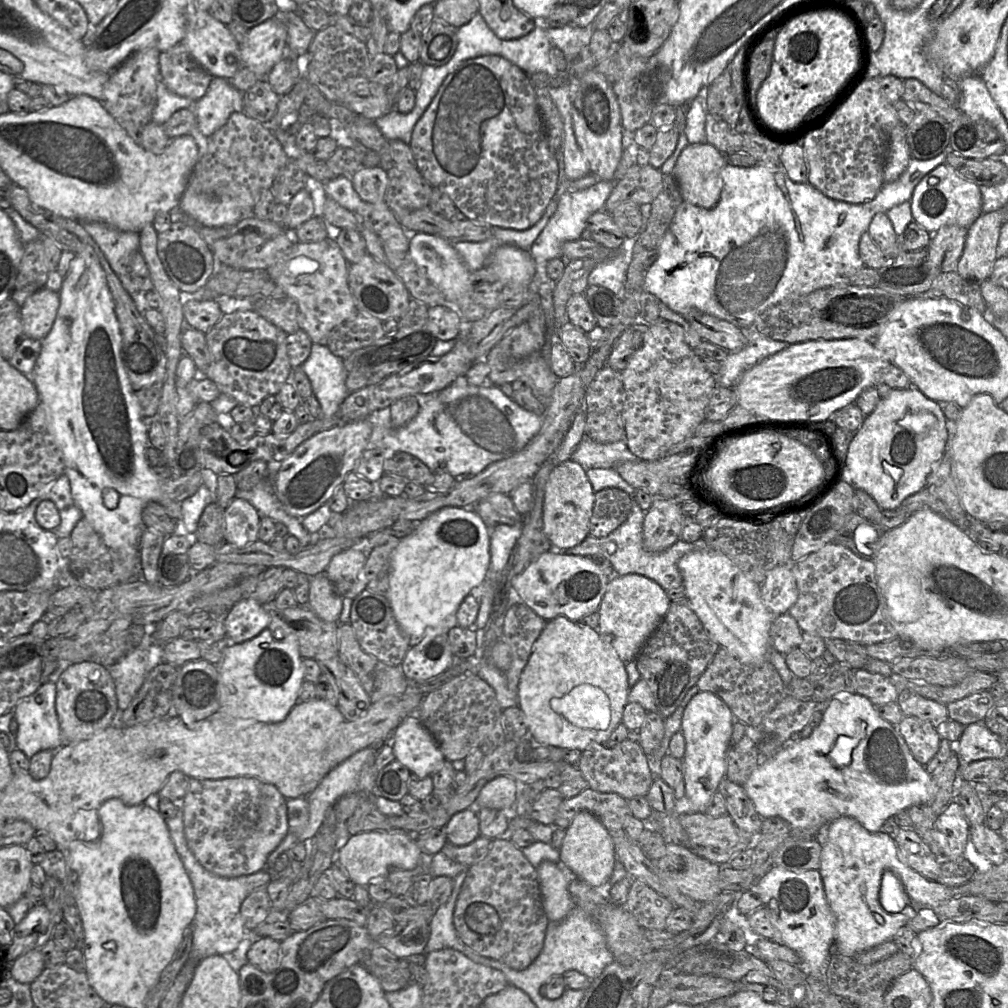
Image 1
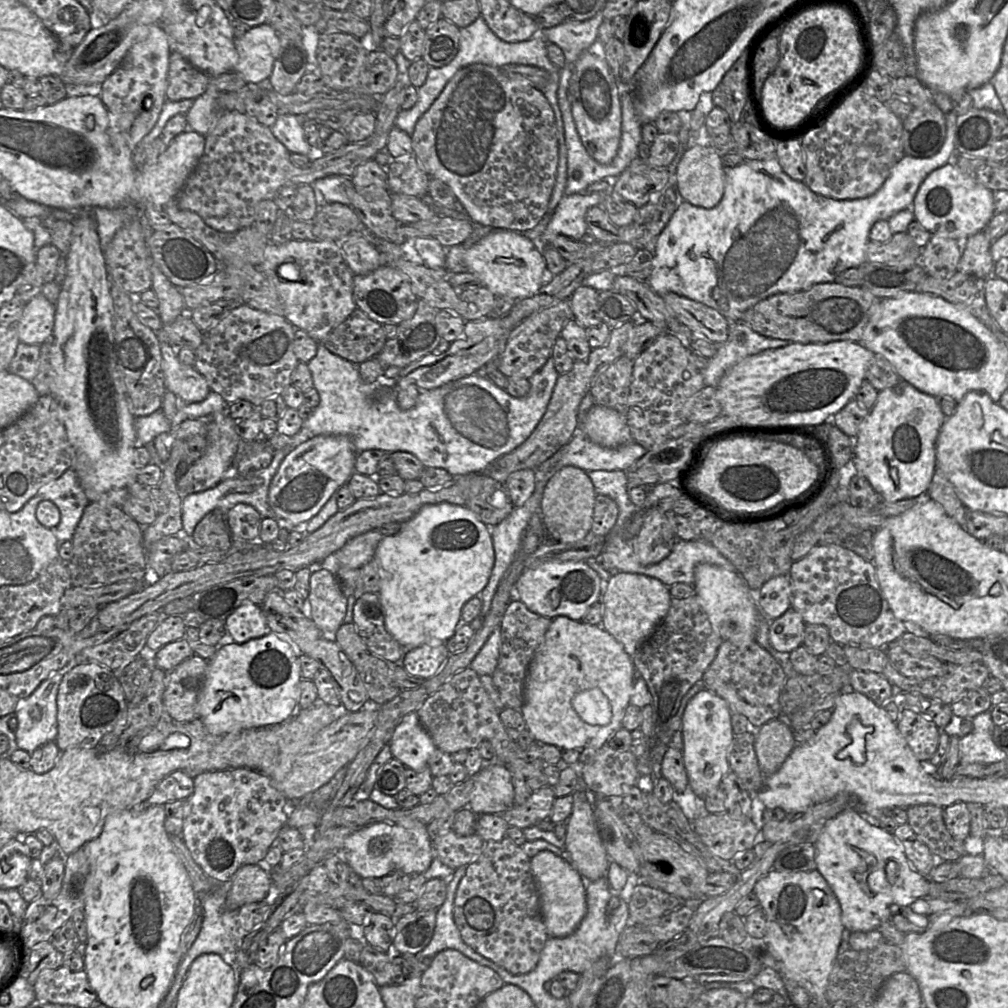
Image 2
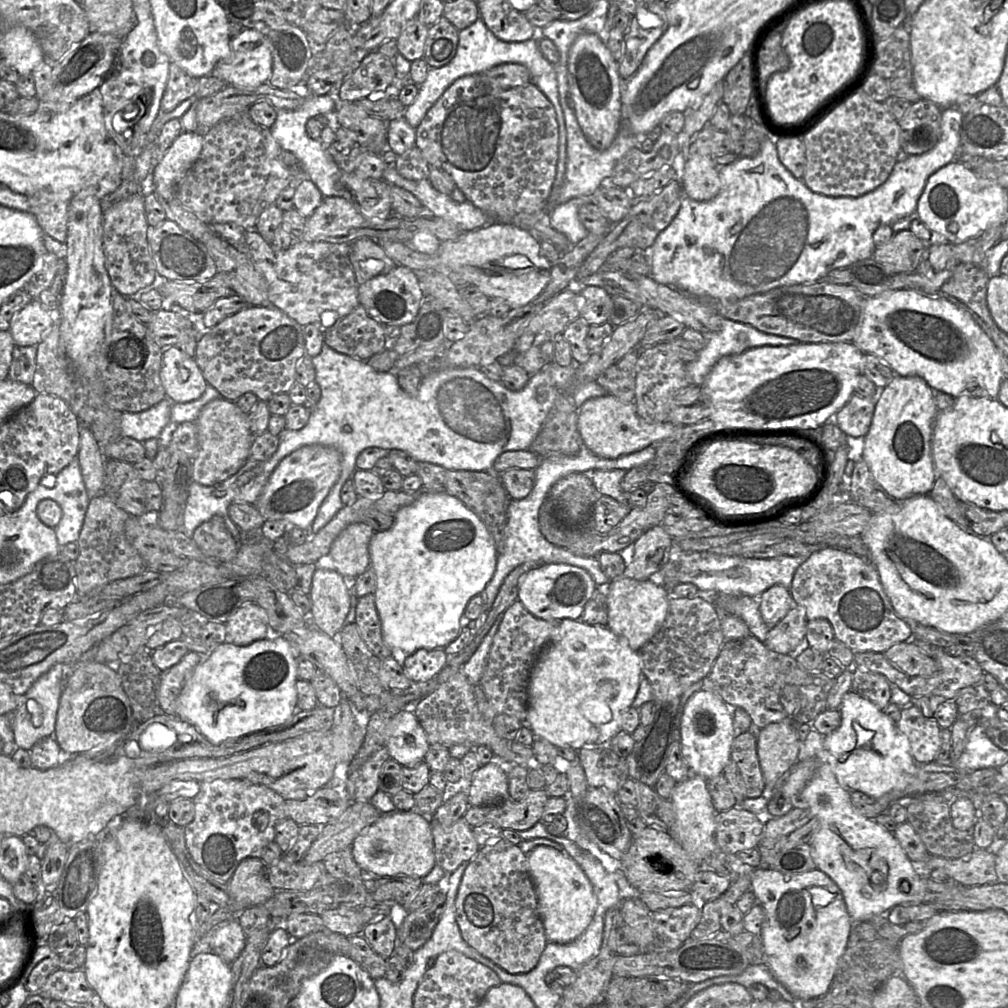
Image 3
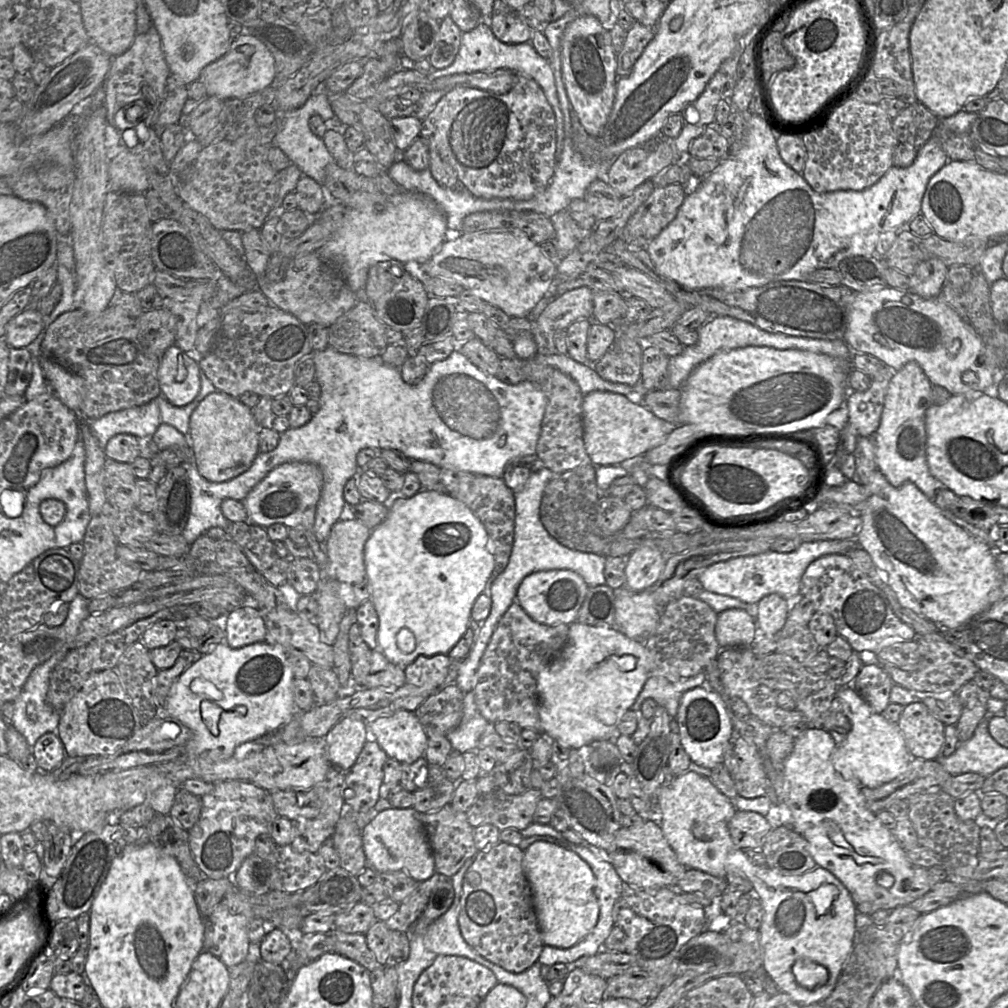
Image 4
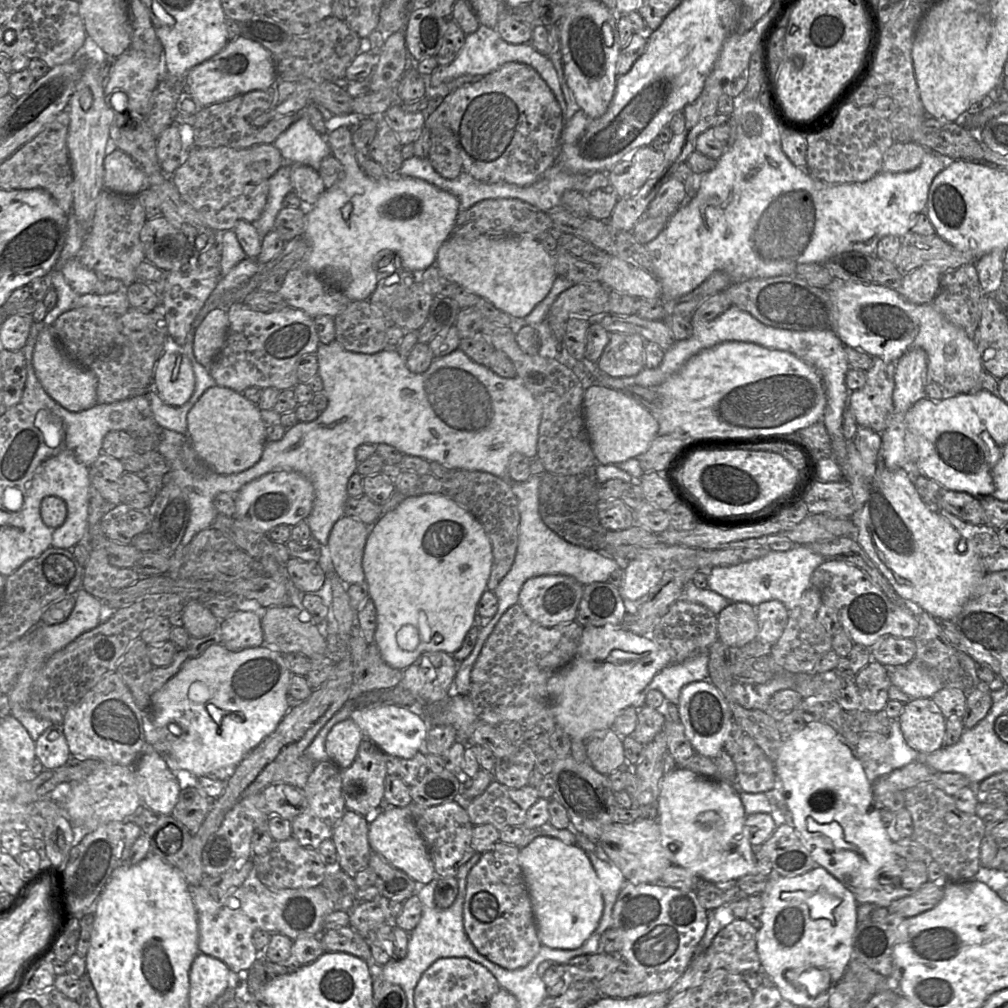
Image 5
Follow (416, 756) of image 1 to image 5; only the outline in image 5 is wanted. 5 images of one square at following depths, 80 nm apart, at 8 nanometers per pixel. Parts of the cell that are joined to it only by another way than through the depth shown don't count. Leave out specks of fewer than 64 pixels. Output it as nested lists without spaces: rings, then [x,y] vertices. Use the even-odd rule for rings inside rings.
[[[373,702],[353,710],[349,718],[358,725],[365,738],[372,741],[385,754],[399,759],[411,759],[424,749],[427,724],[421,716],[407,708],[390,703]]]

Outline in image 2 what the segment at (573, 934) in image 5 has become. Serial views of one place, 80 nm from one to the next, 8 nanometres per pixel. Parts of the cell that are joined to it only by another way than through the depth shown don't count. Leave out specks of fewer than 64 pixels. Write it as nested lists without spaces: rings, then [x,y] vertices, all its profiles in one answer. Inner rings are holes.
[[[541,851],[530,858],[530,869],[540,897],[542,919],[548,938],[562,938],[571,935],[587,912],[586,880],[568,860],[549,851]]]

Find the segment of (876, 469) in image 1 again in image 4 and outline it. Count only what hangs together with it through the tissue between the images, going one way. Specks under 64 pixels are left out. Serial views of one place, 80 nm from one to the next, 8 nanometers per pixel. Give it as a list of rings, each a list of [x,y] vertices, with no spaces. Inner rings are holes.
[[[915,361],[893,371],[885,396],[880,425],[873,435],[877,469],[894,487],[912,482],[929,499],[933,500],[939,482],[930,473],[926,459],[925,413],[932,404],[932,384]]]

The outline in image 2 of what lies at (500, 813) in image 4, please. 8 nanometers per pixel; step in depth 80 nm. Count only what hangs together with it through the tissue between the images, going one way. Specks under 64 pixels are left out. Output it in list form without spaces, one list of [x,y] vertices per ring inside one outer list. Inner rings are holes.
[[[544,787],[532,792],[523,805],[514,805],[501,814],[510,827],[521,830],[535,826],[538,822],[549,820],[556,797],[552,787]]]

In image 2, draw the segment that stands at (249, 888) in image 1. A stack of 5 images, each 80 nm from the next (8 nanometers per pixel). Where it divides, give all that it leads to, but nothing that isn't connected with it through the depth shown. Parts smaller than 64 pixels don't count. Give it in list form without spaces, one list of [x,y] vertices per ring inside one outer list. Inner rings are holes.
[[[219,884],[211,893],[198,894],[198,903],[201,904],[203,909],[202,926],[196,940],[181,960],[175,973],[174,982],[178,982],[178,986],[182,986],[192,962],[198,956],[208,953],[223,955],[229,952],[237,952],[247,935],[239,924],[238,912],[230,911],[225,906],[227,893],[228,884]]]

